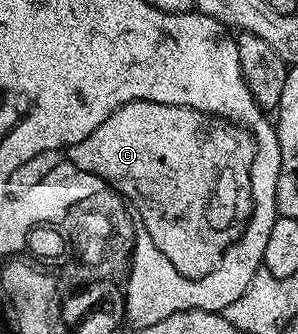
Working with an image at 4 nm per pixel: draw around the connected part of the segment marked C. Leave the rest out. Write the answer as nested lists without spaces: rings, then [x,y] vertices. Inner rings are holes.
[[[136,100],[119,106],[119,110],[115,110],[115,114],[111,114],[102,124],[95,126],[95,130],[91,130],[91,134],[87,134],[87,138],[83,138],[83,142],[75,142],[71,145],[67,149],[67,160],[68,163],[79,166],[79,170],[87,170],[87,174],[95,174],[99,178],[103,178],[115,191],[122,192],[133,204],[143,231],[151,234],[151,242],[155,242],[155,246],[159,246],[159,250],[163,250],[167,262],[171,262],[184,276],[198,280],[200,276],[211,274],[215,270],[215,266],[219,266],[219,262],[225,256],[225,251],[232,248],[241,239],[243,230],[249,224],[249,215],[253,212],[252,163],[255,162],[256,149],[253,136],[246,128],[233,124],[229,120],[222,120],[220,116],[208,116],[206,112],[197,112],[194,108],[187,106],[156,104],[155,102],[142,103],[142,101]]]

